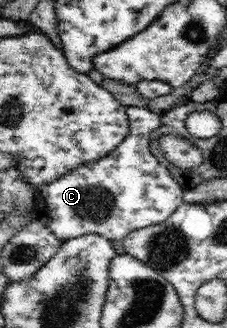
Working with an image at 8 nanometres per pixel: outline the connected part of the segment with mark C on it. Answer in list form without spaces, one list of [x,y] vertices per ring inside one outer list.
[[[127,107],[130,126],[126,138],[104,158],[78,165],[68,174],[35,187],[35,203],[30,212],[33,218],[44,221],[56,238],[61,239],[62,242],[86,234],[98,234],[117,243],[130,232],[164,222],[183,203],[184,187],[178,185],[178,182],[170,175],[171,171],[162,166],[150,152],[148,143],[150,134],[160,126],[161,115],[148,108]]]

